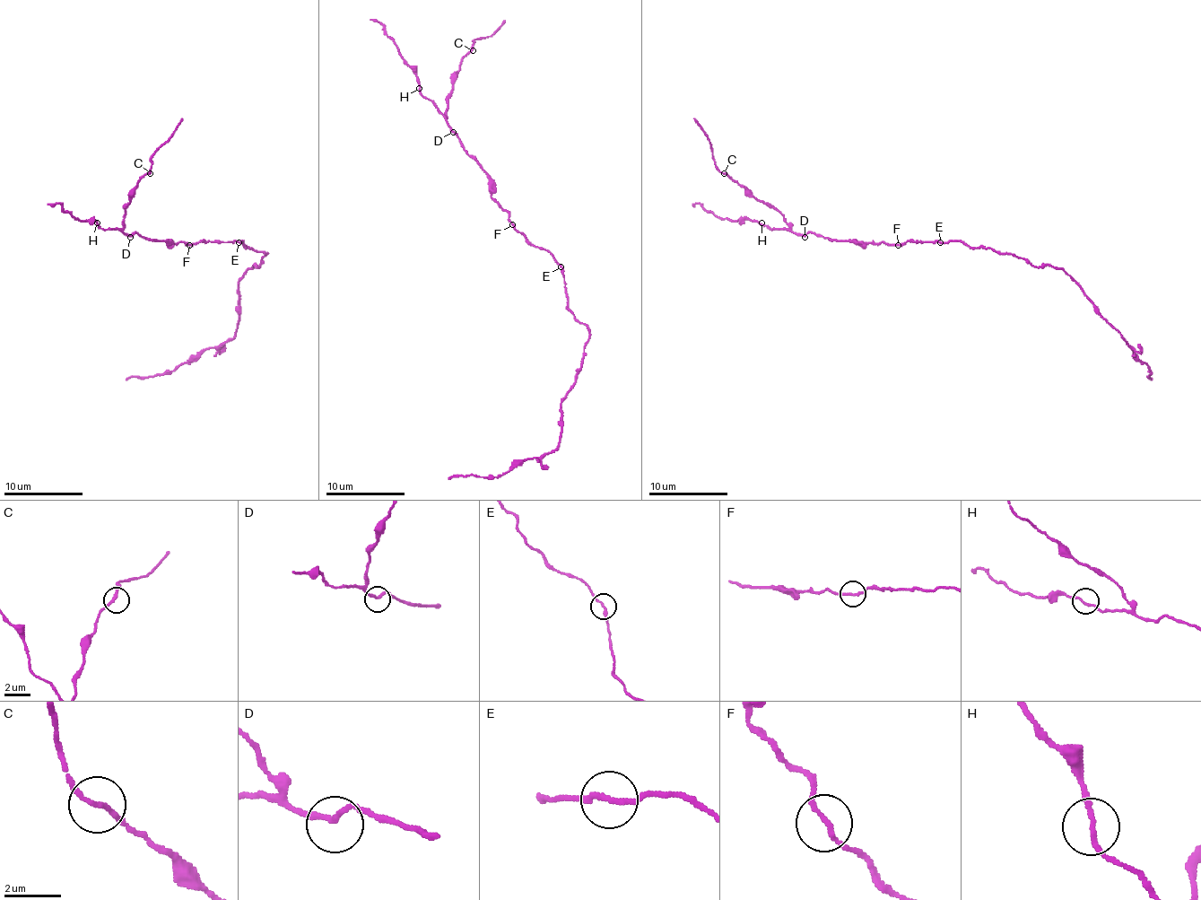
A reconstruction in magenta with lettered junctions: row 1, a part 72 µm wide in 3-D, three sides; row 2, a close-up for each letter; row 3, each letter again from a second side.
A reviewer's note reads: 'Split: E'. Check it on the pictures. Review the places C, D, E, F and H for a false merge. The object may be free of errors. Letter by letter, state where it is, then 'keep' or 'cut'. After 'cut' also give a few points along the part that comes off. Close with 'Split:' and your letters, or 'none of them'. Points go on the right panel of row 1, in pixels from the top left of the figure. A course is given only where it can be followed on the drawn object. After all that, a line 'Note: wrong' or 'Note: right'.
C: (724, 173) | keep
D: (805, 237) | keep
E: (940, 242) | cut | (939, 242), (963, 240), (971, 247), (1026, 258), (1034, 266), (1057, 266), (1066, 272), (1131, 347), (1151, 380)
F: (898, 245) | keep
H: (761, 222) | keep
Split: E
Note: right

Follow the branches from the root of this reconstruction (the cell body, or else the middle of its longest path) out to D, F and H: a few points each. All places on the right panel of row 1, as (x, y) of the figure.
D: (937, 242), (852, 242), (829, 240), (814, 232), (805, 237)
F: (937, 242), (908, 240), (898, 245)
H: (937, 242), (829, 240), (814, 232), (796, 235), (761, 222)

